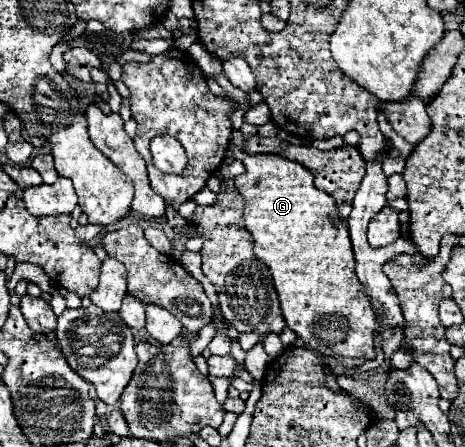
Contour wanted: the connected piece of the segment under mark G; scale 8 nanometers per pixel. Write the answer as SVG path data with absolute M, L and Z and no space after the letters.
M236 151L234 157L246 165L246 173L234 177L234 185L244 197L244 227L254 237L256 257L272 271L286 325L304 341L306 347L320 355L334 357L342 363L364 363L374 359L376 315L370 299L364 295L362 285L356 279L348 223L340 219L334 199L316 189L312 173L296 161L280 155L248 155L242 151Z

